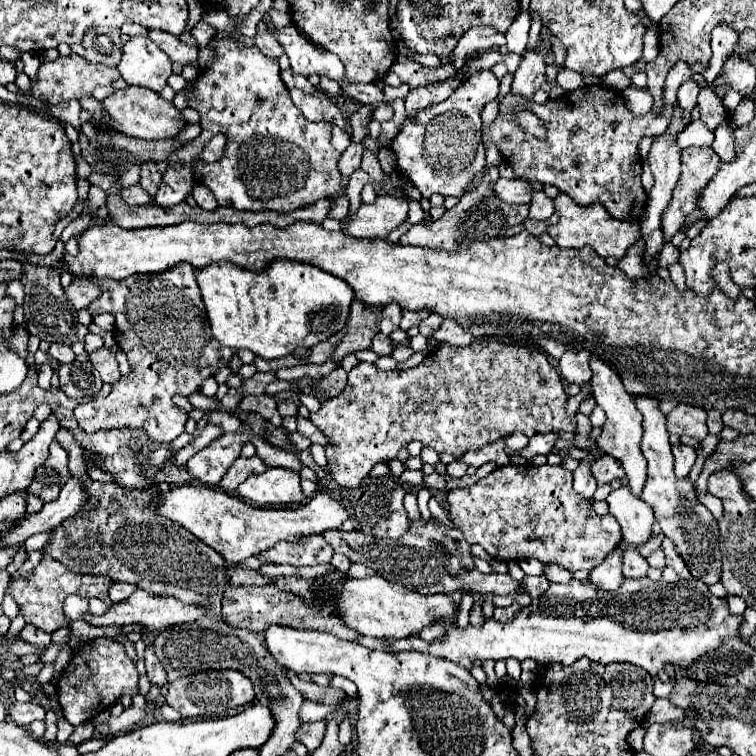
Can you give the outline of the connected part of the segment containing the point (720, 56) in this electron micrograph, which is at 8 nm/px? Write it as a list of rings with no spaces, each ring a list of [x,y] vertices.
[[[717,26],[713,29],[711,32],[712,56],[707,69],[703,73],[705,81],[711,83],[721,74],[723,62],[733,52],[733,48],[737,44],[737,38],[739,38],[739,34],[733,34],[733,30],[729,30],[725,26]]]

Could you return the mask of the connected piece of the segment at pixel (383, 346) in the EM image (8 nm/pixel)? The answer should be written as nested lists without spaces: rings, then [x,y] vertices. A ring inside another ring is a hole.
[[[377,332],[375,338],[373,338],[373,352],[377,352],[379,356],[389,356],[393,352],[391,350],[391,340],[385,334]]]

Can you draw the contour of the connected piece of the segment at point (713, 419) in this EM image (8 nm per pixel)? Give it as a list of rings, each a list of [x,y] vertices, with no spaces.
[[[717,410],[707,412],[707,428],[709,428],[709,434],[719,434],[723,430],[721,412],[717,412]]]

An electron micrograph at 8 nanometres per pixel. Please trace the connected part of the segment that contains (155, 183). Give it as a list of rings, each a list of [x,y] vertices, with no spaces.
[[[143,162],[143,164],[141,164],[139,186],[141,186],[149,196],[155,196],[157,190],[159,190],[159,182],[161,182],[161,172],[157,170],[155,162]]]

